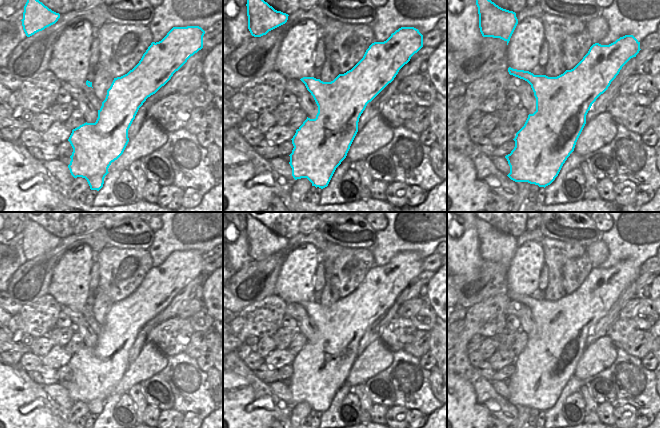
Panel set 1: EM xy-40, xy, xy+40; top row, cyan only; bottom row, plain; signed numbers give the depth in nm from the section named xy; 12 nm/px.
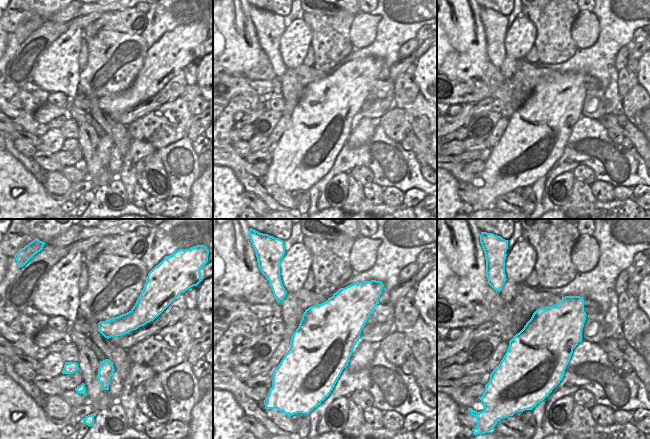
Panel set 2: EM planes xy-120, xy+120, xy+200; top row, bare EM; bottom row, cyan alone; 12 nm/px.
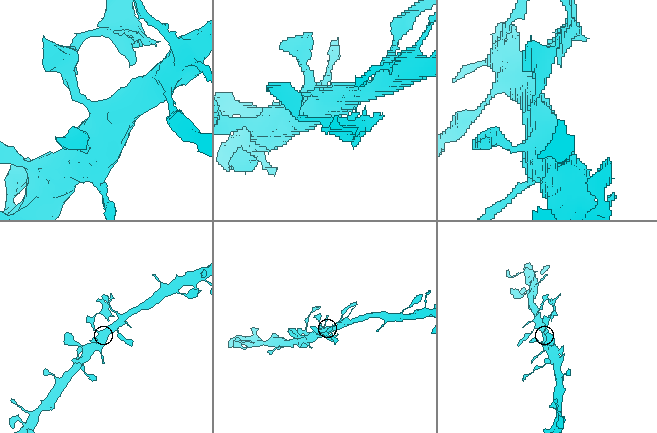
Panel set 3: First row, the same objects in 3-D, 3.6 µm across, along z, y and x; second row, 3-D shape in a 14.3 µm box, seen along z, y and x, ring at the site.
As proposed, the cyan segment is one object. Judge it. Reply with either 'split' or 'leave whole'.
split

